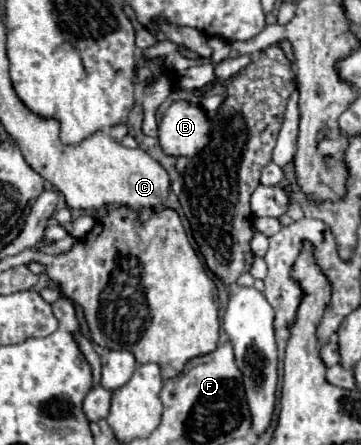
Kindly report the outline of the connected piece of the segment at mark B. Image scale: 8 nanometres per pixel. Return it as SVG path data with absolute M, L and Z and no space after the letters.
M186 100L174 102L166 114L162 116L160 124L158 124L158 138L160 138L160 146L166 154L170 156L196 156L200 150L204 150L212 138L212 126L210 120L206 116L206 112L200 106L192 106Z

